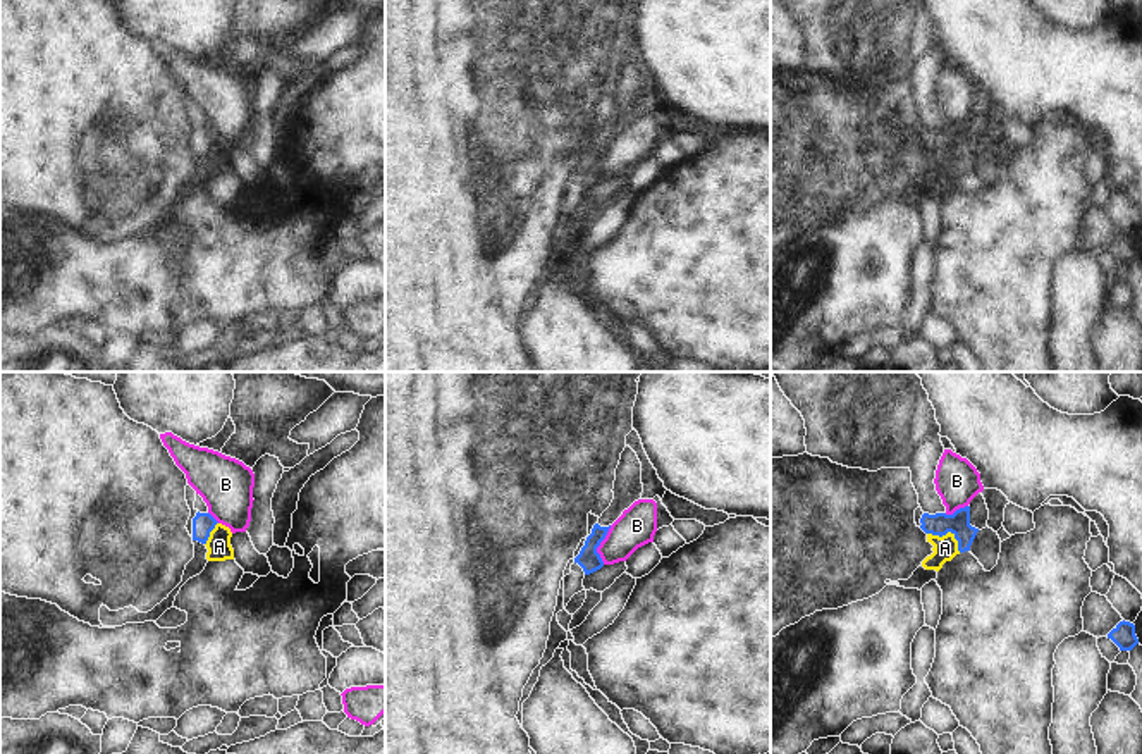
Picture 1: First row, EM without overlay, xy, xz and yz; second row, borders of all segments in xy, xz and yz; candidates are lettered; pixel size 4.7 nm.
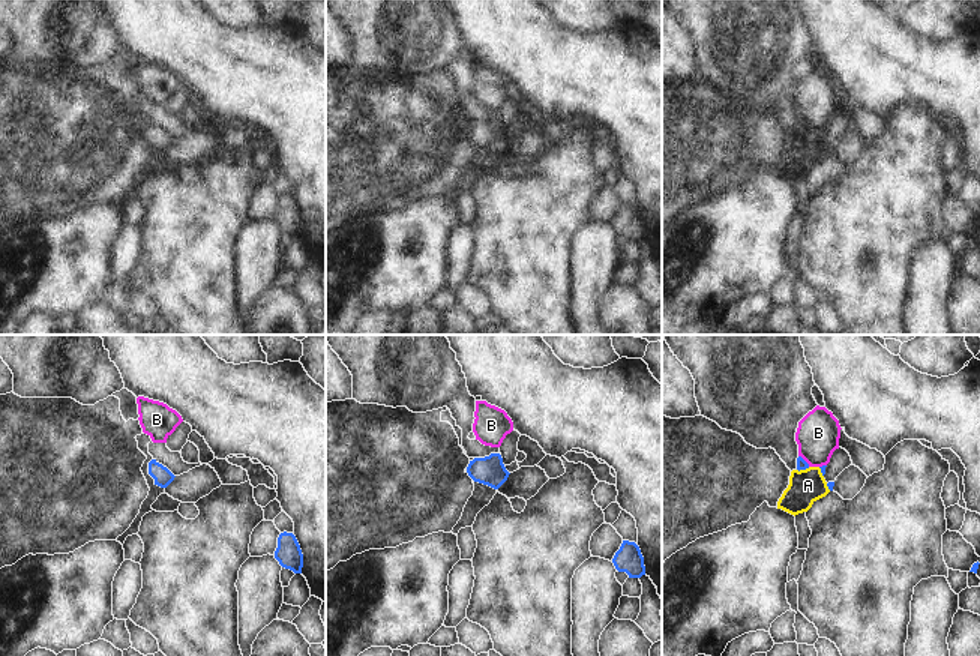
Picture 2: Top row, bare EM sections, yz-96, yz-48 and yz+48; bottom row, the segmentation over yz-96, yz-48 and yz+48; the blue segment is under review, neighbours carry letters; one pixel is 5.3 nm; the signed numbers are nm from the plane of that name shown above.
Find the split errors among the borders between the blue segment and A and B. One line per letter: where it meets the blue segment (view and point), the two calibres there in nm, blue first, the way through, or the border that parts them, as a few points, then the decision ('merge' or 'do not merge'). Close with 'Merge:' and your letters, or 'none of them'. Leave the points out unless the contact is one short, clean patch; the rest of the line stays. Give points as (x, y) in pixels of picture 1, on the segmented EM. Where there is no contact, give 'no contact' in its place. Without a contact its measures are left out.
A: contact yz (948, 531); calibres 110 and 110 nm; border yz (927, 532), (939, 536), (950, 532), (960, 551); do not merge
B: contact xz (599, 544); calibres 100 and 180 nm; border xz (611, 525), (597, 548), (602, 563); do not merge
Merge: none of them

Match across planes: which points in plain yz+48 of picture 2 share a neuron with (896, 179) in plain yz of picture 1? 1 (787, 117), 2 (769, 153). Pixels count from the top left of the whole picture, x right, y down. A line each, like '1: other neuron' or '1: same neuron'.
1: other neuron
2: same neuron

